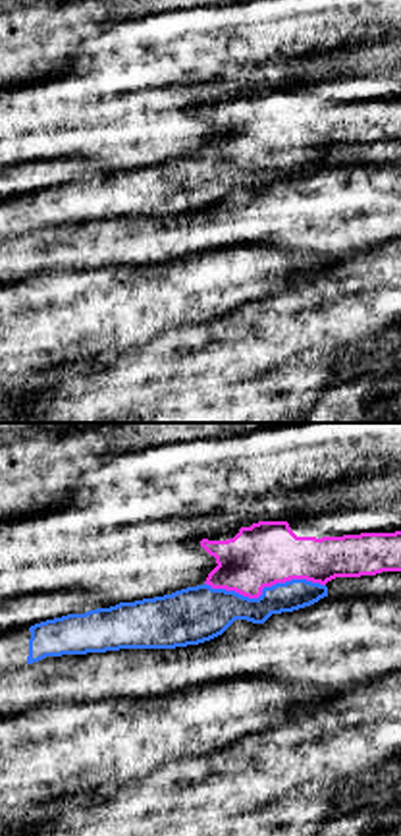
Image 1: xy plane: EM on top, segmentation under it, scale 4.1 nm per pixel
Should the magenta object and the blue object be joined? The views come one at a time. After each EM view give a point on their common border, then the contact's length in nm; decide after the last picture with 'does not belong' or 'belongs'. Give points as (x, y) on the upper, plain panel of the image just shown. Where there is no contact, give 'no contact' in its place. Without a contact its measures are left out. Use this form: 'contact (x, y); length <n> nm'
contact (265, 153); length 500 nm

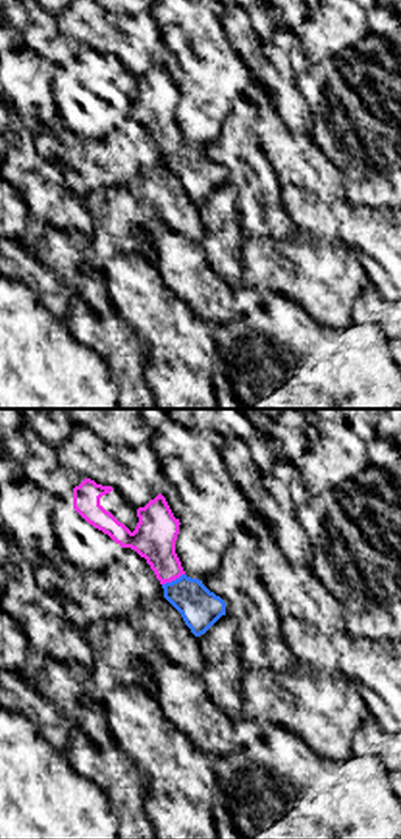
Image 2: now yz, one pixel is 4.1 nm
contact (172, 147); length 110 nm

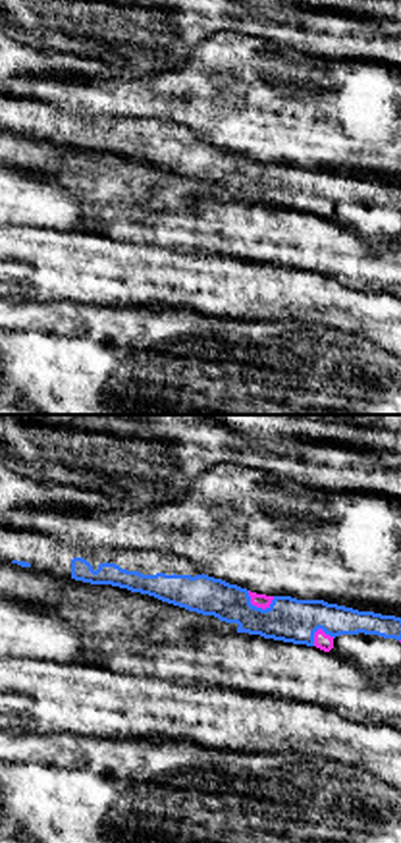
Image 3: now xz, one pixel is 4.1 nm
contact (257, 174); length 120 nm

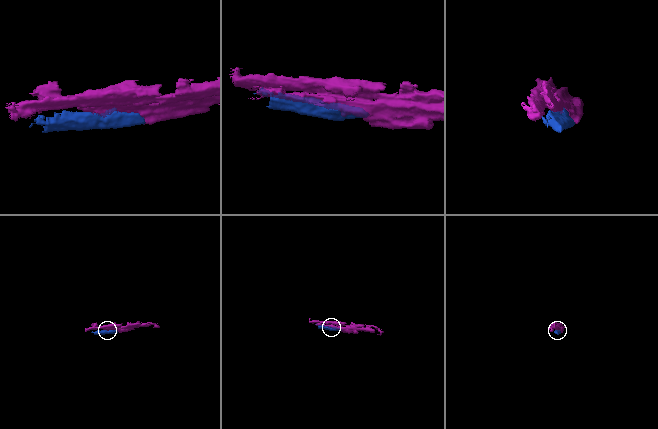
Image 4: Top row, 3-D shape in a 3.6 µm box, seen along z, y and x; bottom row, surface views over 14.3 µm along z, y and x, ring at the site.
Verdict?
belongs

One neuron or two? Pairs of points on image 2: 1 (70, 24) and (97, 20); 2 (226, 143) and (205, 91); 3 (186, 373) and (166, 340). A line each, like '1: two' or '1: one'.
1: one
2: two
3: one

